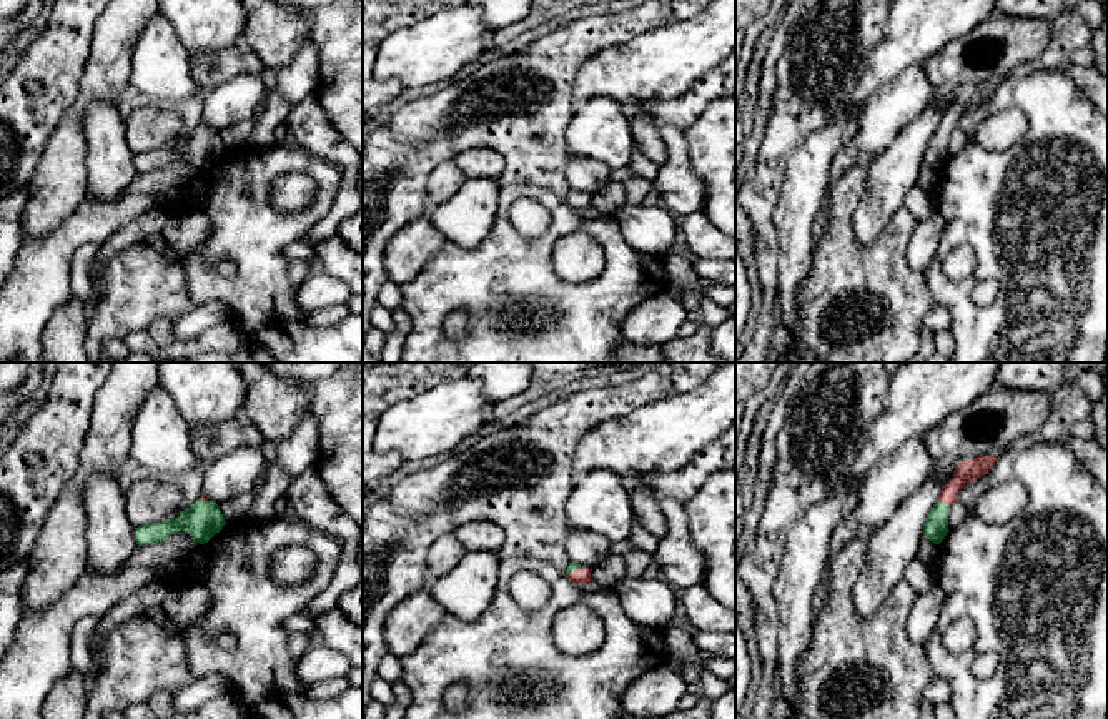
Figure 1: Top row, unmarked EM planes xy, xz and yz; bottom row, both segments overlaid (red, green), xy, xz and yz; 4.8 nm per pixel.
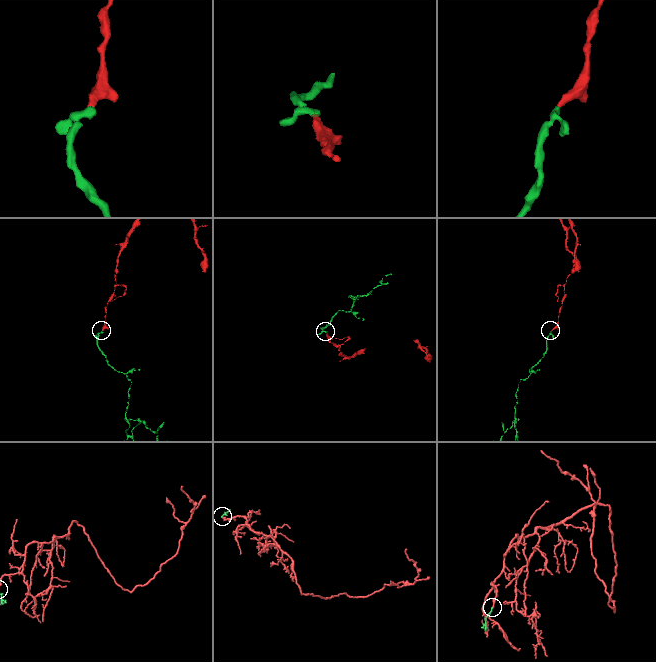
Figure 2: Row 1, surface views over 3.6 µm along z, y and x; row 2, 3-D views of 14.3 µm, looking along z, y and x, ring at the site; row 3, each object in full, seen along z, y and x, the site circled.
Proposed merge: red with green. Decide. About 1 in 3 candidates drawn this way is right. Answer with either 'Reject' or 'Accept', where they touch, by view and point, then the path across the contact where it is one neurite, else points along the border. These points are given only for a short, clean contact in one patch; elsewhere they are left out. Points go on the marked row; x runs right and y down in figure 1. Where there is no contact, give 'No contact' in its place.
Accept. Touches red at yz (944, 503). Path across: yz (969, 470), (944, 503), (935, 528)

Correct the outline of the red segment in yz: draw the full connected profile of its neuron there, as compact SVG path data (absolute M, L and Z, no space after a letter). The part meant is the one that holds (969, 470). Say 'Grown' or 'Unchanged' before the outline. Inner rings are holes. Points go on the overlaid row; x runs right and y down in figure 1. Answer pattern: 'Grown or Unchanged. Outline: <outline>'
Grown. Outline: M980 456L958 463L953 478L943 486L938 501L933 504L923 524L923 536L940 544L948 533L950 506L958 499L965 484L985 476L995 464L997 456Z

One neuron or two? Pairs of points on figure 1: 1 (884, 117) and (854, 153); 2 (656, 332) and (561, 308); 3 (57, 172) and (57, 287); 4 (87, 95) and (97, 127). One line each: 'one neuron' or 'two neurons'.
1: one neuron
2: two neurons
3: two neurons
4: two neurons

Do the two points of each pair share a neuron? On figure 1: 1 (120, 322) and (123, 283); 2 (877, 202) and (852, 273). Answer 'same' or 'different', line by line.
1: same
2: different

